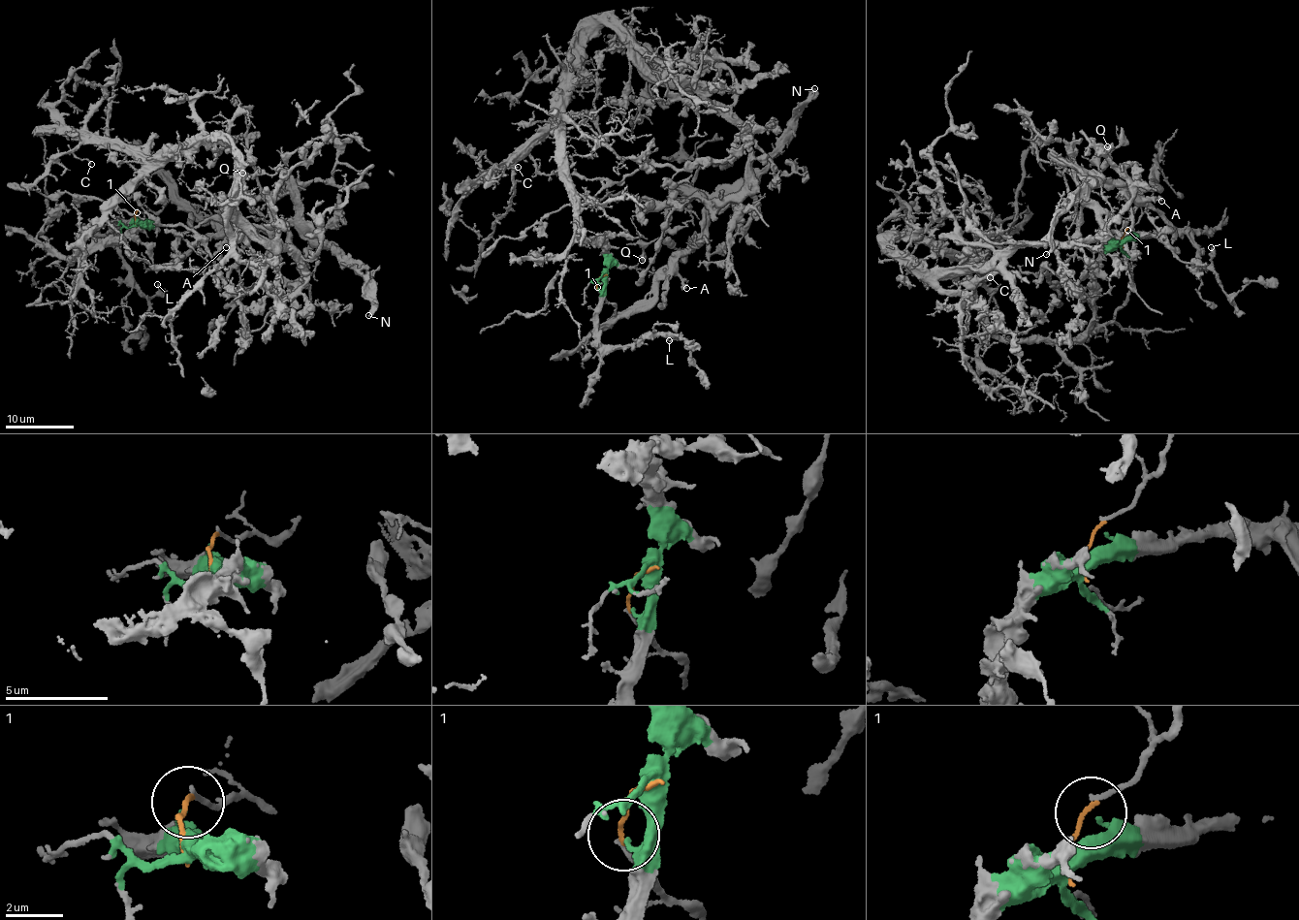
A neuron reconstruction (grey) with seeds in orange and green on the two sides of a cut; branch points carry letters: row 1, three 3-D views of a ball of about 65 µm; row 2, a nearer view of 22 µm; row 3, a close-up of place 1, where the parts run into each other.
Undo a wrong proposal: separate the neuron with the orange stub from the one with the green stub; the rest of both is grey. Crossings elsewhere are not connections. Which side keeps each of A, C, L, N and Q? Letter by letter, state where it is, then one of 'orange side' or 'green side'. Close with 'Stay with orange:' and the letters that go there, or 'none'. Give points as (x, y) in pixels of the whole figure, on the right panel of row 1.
A: (1161, 201) | orange side
C: (990, 277) | green side
L: (1211, 247) | green side
N: (1046, 254) | orange side
Q: (1107, 146) | green side
Stay with orange: A, N

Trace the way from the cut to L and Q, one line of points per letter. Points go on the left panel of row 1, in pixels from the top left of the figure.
L: (137, 222), (124, 225), (121, 223), (113, 231), (119, 254), (138, 290), (150, 297), (160, 290), (157, 283)
Q: (137, 222), (73, 260), (163, 163), (202, 136), (231, 147), (234, 199), (296, 251), (294, 286), (242, 173)

